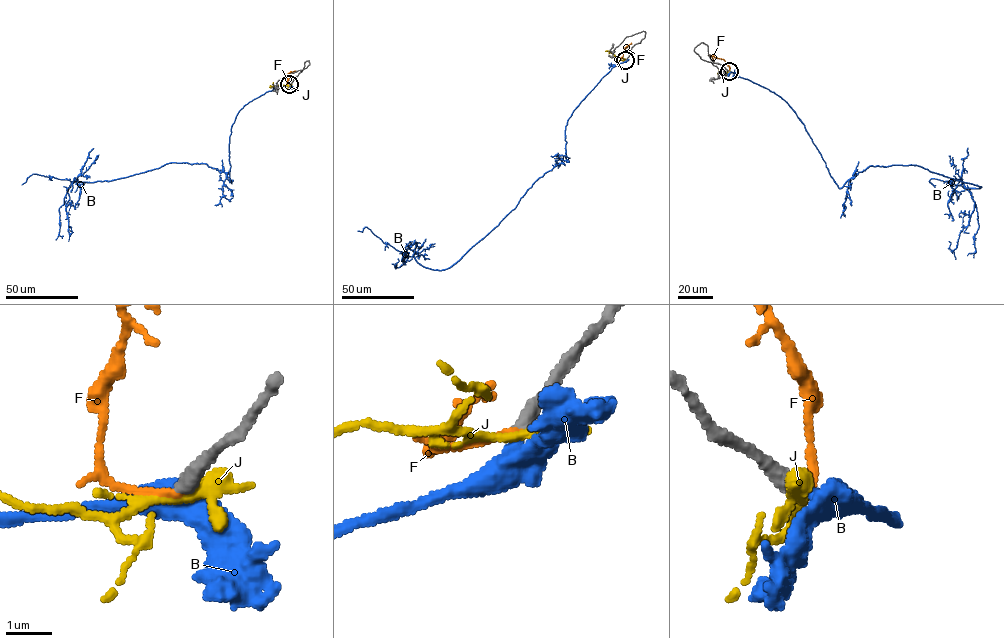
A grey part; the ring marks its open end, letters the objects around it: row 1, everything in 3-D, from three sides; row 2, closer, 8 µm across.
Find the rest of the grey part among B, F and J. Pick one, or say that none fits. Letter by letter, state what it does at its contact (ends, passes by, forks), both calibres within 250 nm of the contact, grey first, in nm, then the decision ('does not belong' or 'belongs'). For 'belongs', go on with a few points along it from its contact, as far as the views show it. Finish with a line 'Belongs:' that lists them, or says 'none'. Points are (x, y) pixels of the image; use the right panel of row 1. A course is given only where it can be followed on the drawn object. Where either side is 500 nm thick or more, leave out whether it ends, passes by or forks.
B: it forks | 360/320 nm | belongs | via (729, 71), (787, 103), (839, 188), (902, 165), (981, 187), (964, 187), (974, 210), (948, 241)
F: it ends | 360/160 nm | does not belong
J: it passes by | 360/320 nm | does not belong
Belongs: B

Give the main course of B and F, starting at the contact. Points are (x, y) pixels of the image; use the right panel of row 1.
B: (729, 71), (787, 103), (839, 188), (902, 165), (981, 187), (964, 187), (974, 210), (948, 241)
F: (729, 71), (730, 67), (723, 59), (712, 56), (714, 61)

